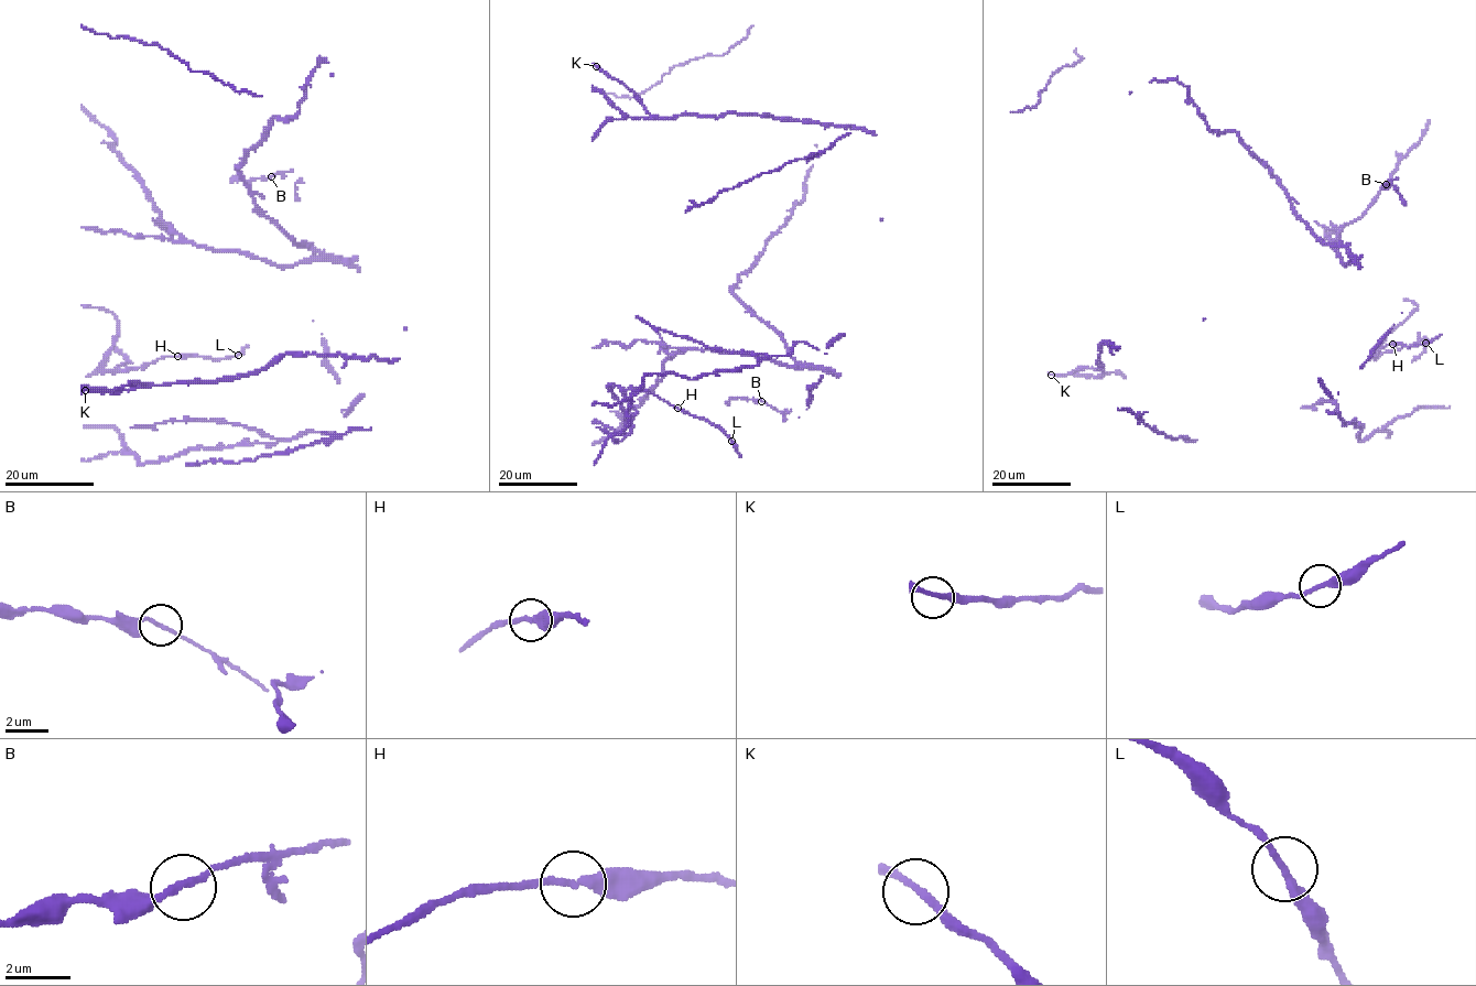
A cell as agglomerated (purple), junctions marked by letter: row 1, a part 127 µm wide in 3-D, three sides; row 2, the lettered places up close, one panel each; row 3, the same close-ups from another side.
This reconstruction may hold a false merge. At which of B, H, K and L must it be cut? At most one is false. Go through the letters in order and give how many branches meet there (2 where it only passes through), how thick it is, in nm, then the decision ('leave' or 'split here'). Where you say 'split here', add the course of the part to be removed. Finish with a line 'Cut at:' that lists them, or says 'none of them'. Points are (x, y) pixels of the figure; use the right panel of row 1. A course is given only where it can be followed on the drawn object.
B: 2 branches meet; 190 nm thick; leave
H: 2 branches meet; 200 nm thick; leave
K: 2 branches meet; 200 nm thick; leave
L: 2 branches meet; 240 nm thick; leave
Cut at: none of them

